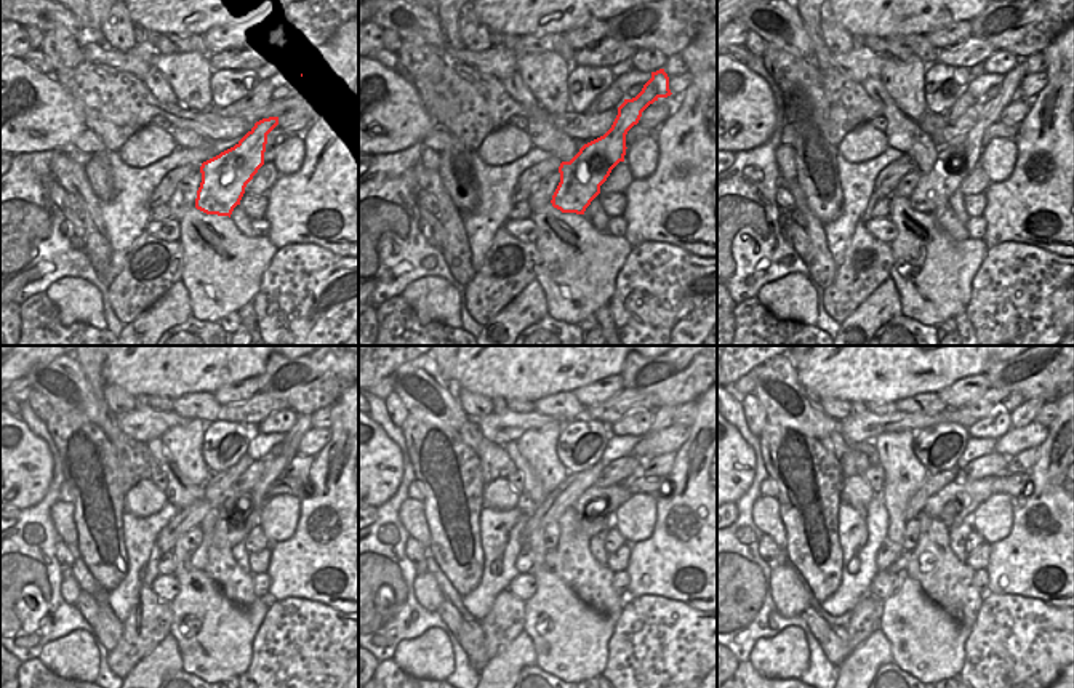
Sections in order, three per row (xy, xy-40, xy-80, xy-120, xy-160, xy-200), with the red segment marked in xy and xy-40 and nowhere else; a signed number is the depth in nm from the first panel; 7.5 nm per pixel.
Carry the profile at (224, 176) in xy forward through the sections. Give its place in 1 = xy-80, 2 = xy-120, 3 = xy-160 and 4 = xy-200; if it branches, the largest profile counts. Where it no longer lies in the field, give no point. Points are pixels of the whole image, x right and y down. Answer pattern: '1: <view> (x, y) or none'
1: xy-80 (933, 189)
2: xy-120 (223, 536)
3: xy-160 (663, 418)
4: xy-200 (1023, 415)

